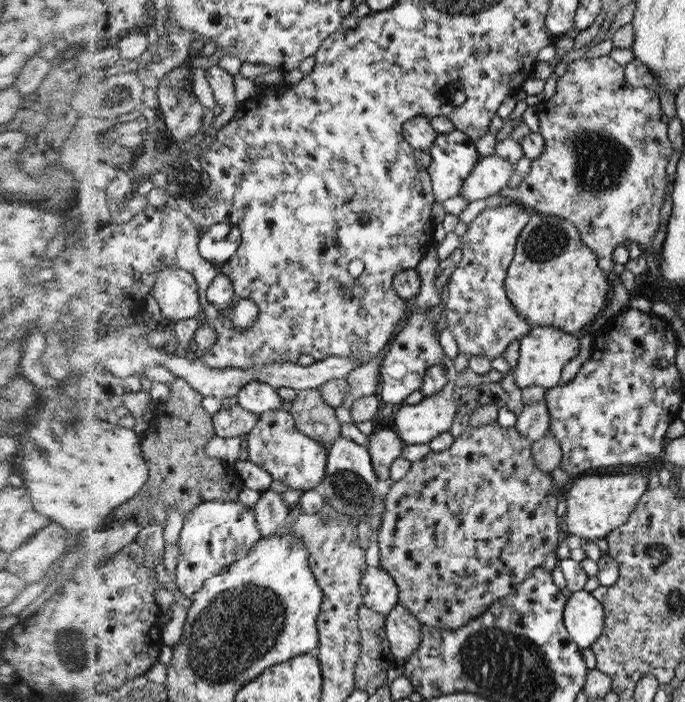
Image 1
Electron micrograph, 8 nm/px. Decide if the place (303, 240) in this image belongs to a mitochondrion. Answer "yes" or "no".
yes

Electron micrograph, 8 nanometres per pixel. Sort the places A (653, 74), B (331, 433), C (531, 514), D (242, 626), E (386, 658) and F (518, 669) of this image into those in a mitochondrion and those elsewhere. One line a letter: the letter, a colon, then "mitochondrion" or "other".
A: other
B: other
C: other
D: mitochondrion
E: other
F: mitochondrion

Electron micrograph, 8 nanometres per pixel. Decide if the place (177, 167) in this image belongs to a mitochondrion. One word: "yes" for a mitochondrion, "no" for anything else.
yes

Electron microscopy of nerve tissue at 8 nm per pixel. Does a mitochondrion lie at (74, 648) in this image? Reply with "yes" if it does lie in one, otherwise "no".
yes

